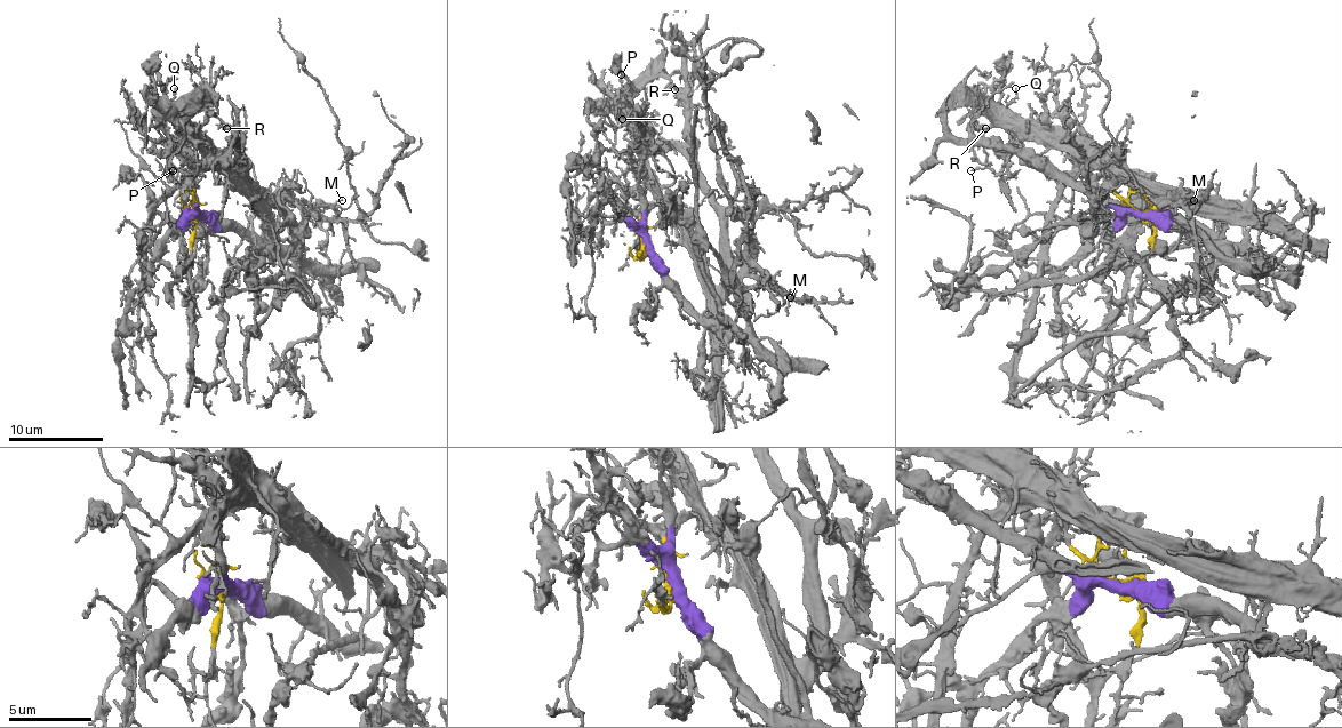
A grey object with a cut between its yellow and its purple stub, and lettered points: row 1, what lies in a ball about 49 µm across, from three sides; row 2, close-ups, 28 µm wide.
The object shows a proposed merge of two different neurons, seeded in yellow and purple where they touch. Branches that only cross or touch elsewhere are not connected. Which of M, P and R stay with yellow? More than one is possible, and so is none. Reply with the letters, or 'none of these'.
M, R

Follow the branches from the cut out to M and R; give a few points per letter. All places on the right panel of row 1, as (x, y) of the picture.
M: (1142, 216), (1113, 190), (1102, 164), (1117, 164), (1142, 183), (1171, 185), (1182, 194), (1173, 204), (1195, 199)
R: (1142, 216), (1113, 190), (1111, 176), (1084, 166), (1067, 150), (1017, 138), (977, 110), (973, 119), (987, 128)

